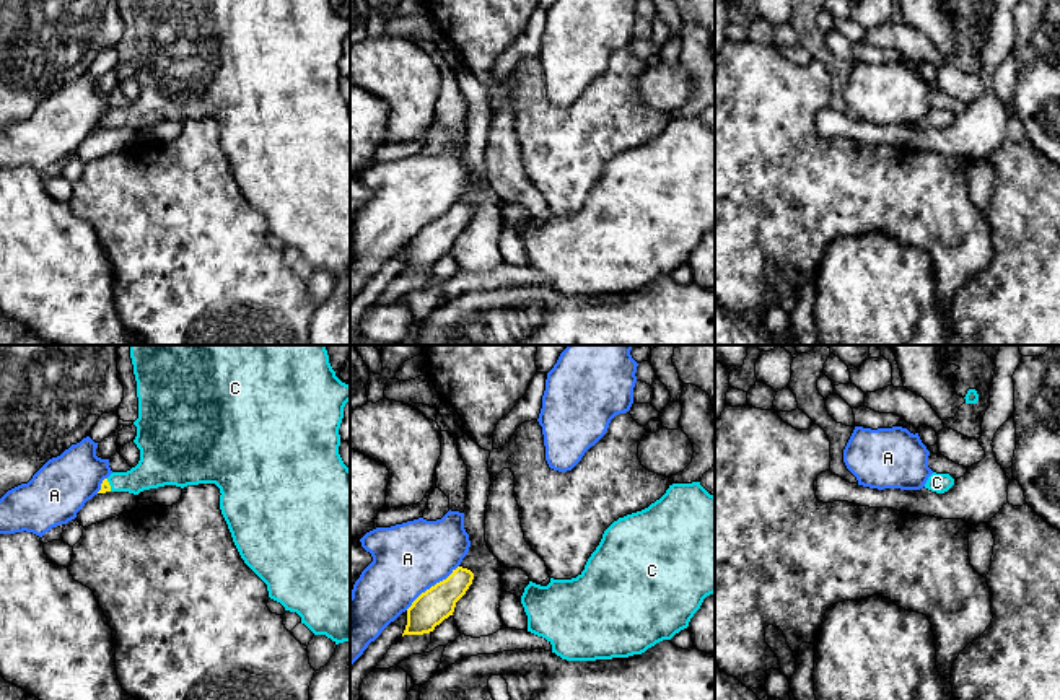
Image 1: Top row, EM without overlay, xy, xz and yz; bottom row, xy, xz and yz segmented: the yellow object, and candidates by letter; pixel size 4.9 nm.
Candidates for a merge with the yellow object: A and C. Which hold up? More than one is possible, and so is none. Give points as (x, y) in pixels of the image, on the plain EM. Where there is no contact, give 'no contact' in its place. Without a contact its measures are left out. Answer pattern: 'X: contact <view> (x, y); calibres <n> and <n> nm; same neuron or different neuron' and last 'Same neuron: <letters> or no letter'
A: contact xz (432, 222); calibres 170 and 360 nm; different neuron
C: contact xy (109, 121); calibres 50 and 190 nm; same neuron
Same neuron: C

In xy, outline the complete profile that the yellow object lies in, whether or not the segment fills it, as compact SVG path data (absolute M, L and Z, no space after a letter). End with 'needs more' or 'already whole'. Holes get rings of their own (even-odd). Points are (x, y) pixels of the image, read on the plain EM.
M134 0L138 33L138 54L134 57L140 85L140 96L127 107L112 107L103 116L101 125L129 127L164 120L187 122L215 119L220 124L220 145L231 168L233 177L244 199L267 220L269 233L285 246L296 247L314 270L326 270L335 280L350 277L350 104L344 99L339 81L339 63L344 42L350 36L350 21L342 18L331 0Z; needs more

